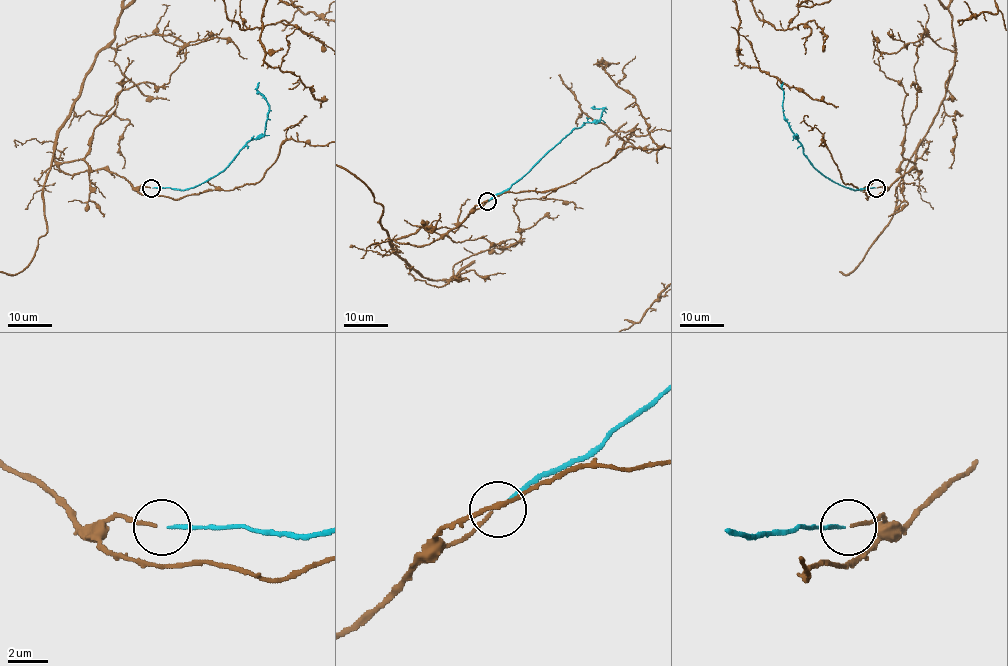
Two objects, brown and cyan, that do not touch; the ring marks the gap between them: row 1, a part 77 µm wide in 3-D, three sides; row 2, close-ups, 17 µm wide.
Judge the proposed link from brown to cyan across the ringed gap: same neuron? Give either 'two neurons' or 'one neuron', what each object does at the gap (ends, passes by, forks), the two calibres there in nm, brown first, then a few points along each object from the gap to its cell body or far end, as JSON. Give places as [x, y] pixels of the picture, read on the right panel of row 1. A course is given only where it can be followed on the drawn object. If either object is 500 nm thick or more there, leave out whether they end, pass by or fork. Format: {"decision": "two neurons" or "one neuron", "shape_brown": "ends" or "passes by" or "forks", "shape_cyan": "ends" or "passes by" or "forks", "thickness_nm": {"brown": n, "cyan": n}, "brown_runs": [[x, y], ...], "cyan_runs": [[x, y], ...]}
{"decision": "one neuron", "shape_brown": "ends", "shape_cyan": "ends", "thickness_nm": {"brown": 160, "cyan": 150}, "cyan_runs": [[876, 188], [849, 189], [822, 175], [804, 153], [803, 146], [783, 112], [783, 82]]}

